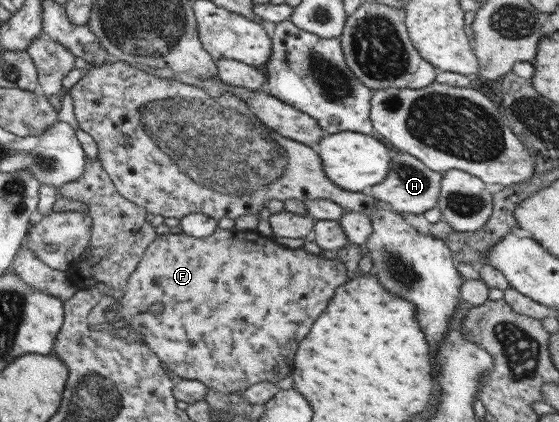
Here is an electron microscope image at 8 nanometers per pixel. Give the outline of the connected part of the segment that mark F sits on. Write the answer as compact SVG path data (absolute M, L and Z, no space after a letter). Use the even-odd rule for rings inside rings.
M216 227L211 235L201 238L184 235L183 232L159 234L144 250L141 259L128 277L126 289L121 297L121 309L117 311L105 310L101 315L105 317L104 326L127 326L129 331L137 334L137 337L141 336L141 341L144 341L144 344L159 358L159 361L165 363L167 369L177 377L181 377L183 380L200 381L201 385L205 385L206 391L232 394L245 391L251 385L262 381L278 382L289 373L293 357L287 357L287 355L295 353L297 343L307 335L311 323L323 313L323 309L327 307L335 288L346 282L345 277L345 266L339 259L325 259L320 255L306 253L301 248L285 248L276 244L273 239L262 236L256 230L224 230ZM153 302L162 303L163 310L159 314L153 315L149 312L149 306Z

